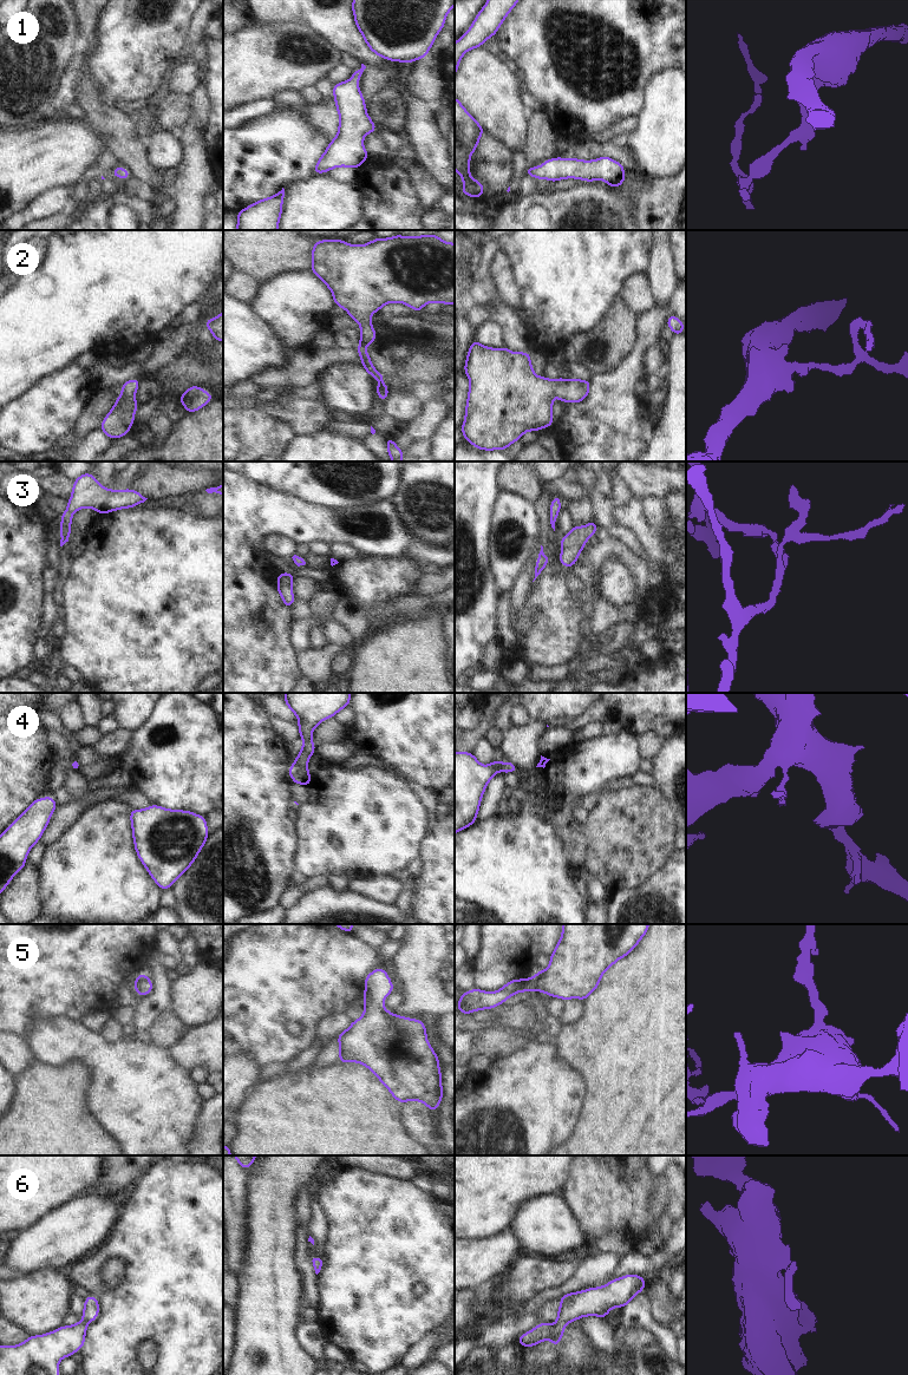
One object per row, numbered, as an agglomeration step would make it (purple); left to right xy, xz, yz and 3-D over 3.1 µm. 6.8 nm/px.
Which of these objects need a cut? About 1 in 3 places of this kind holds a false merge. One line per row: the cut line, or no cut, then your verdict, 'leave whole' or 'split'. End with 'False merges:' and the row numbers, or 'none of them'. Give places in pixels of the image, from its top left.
1: no cut; leave whole
2: no cut; leave whole
3: no cut; leave whole
4: no cut; leave whole
5: no cut; leave whole
6: no cut; leave whole
False merges: none of them

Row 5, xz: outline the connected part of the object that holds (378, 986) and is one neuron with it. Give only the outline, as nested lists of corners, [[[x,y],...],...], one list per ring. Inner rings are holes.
[[[379,967],[370,973],[365,981],[365,1009],[359,1020],[339,1034],[339,1062],[360,1062],[386,1086],[398,1102],[417,1100],[436,1112],[442,1098],[442,1073],[439,1059],[431,1048],[425,1024],[418,1019],[407,1019],[387,1011],[383,1003],[394,990],[387,973]]]

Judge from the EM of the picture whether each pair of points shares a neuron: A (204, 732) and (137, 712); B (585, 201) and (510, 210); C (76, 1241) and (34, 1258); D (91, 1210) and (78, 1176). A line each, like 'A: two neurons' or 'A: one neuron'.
A: two neurons
B: one neuron
C: one neuron
D: two neurons

